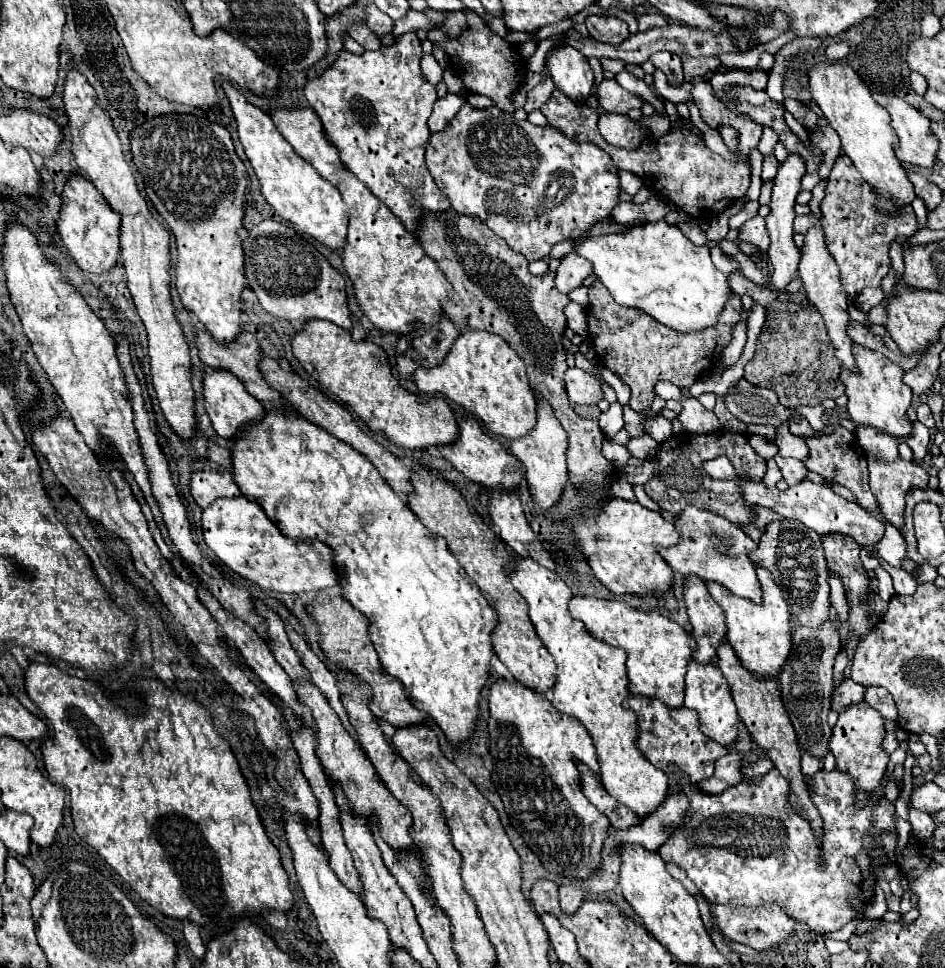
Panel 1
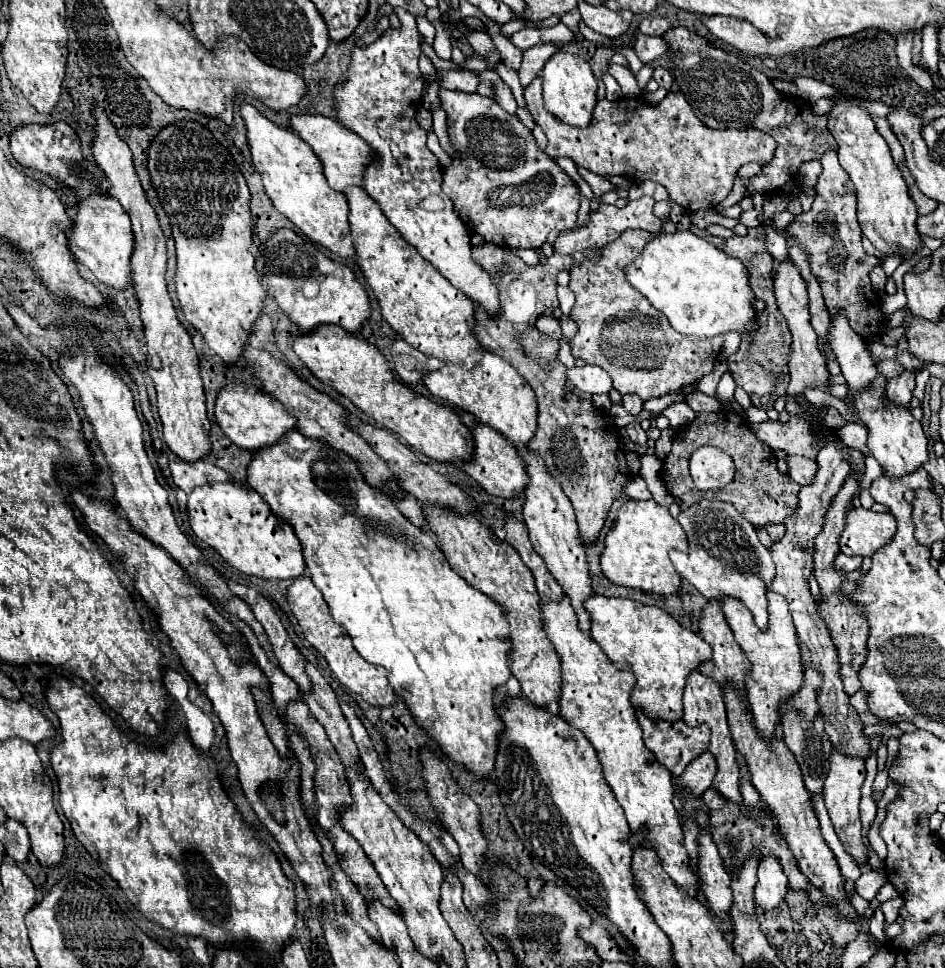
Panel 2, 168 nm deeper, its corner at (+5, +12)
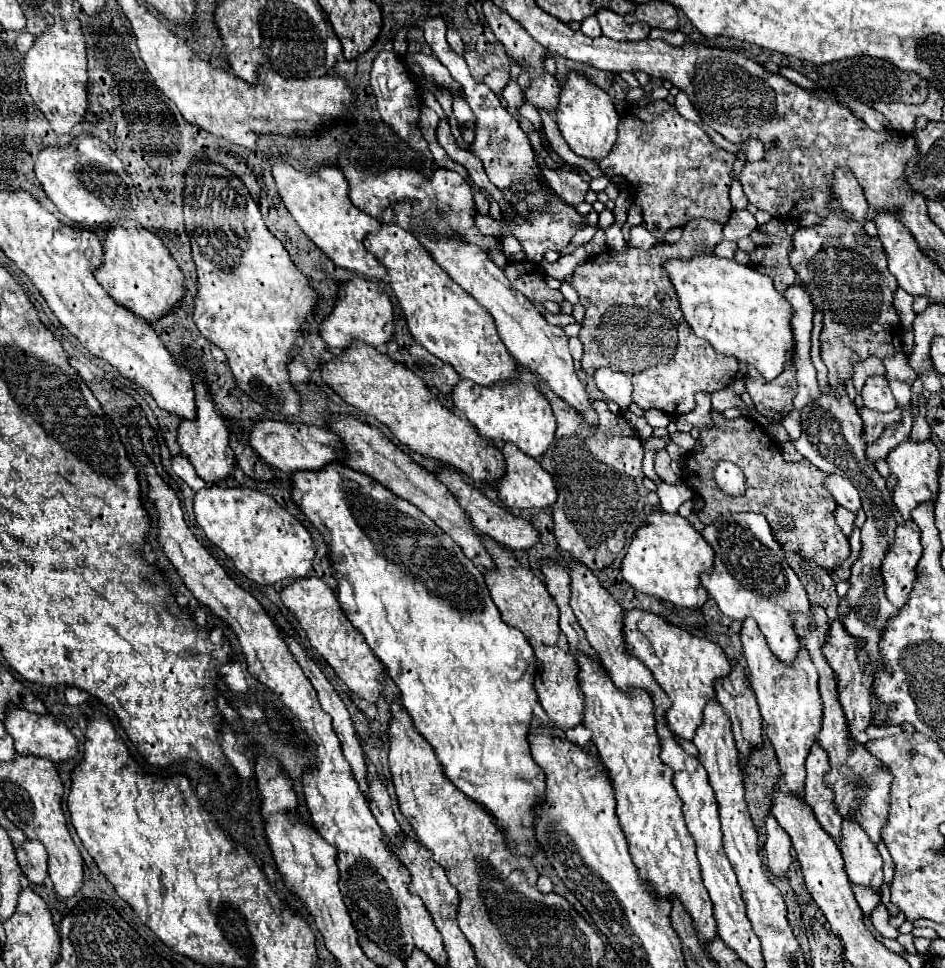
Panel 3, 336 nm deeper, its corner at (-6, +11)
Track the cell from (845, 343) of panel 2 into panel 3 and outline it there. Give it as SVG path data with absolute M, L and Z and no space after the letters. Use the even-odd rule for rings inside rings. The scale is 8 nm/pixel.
M871 375L865 381L861 397L863 397L863 405L867 409L873 409L873 411L887 413L887 411L893 411L897 407L895 397L893 397L891 387L889 387L889 379L885 375Z

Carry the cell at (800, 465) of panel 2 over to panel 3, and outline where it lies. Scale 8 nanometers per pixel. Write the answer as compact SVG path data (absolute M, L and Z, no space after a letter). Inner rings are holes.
M827 473L823 487L825 487L825 489L829 491L829 495L837 501L837 505L841 505L841 507L845 507L845 509L851 509L851 511L861 509L859 493L857 493L857 489L853 487L853 483L847 481L845 477L835 475L835 473Z

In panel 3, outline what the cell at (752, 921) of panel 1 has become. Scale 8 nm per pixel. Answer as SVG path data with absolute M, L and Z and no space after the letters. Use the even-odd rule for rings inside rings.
M767 817L765 825L767 825L767 843L765 843L767 867L775 877L787 877L789 867L795 861L791 837L783 831L783 827L777 823L775 817Z

